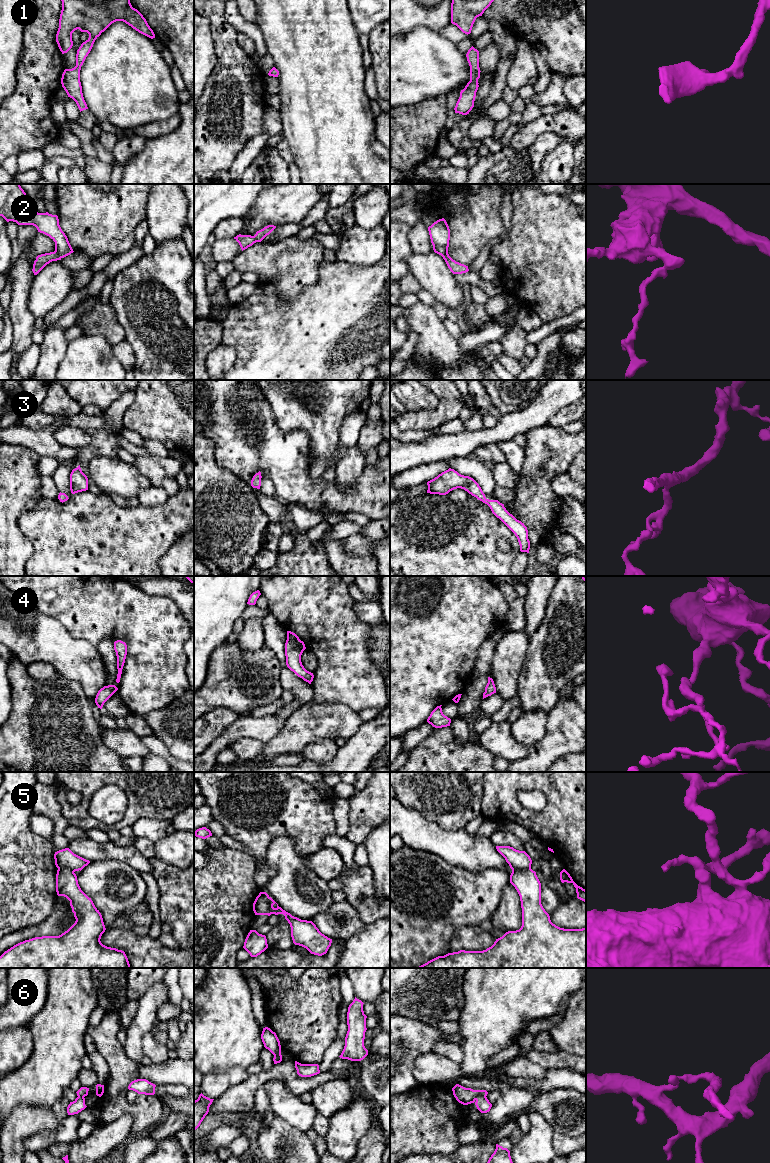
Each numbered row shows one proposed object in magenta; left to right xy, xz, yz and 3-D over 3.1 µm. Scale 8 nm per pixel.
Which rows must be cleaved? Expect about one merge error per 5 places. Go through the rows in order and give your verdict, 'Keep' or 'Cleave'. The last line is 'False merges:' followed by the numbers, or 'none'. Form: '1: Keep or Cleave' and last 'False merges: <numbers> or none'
1: Keep
2: Cleave
3: Keep
4: Keep
5: Cleave
6: Cleave
False merges: 2, 5, 6

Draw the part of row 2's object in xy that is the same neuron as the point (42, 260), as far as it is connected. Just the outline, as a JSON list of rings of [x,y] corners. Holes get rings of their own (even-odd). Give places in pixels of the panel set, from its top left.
[[[56,251],[38,255],[33,264],[34,275],[37,275],[50,262],[57,260],[61,260],[61,258]]]

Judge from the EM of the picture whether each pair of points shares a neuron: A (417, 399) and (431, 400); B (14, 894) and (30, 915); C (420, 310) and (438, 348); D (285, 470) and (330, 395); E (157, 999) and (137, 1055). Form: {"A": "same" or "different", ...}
{"A": "same", "B": "same", "C": "same", "D": "different", "E": "same"}

